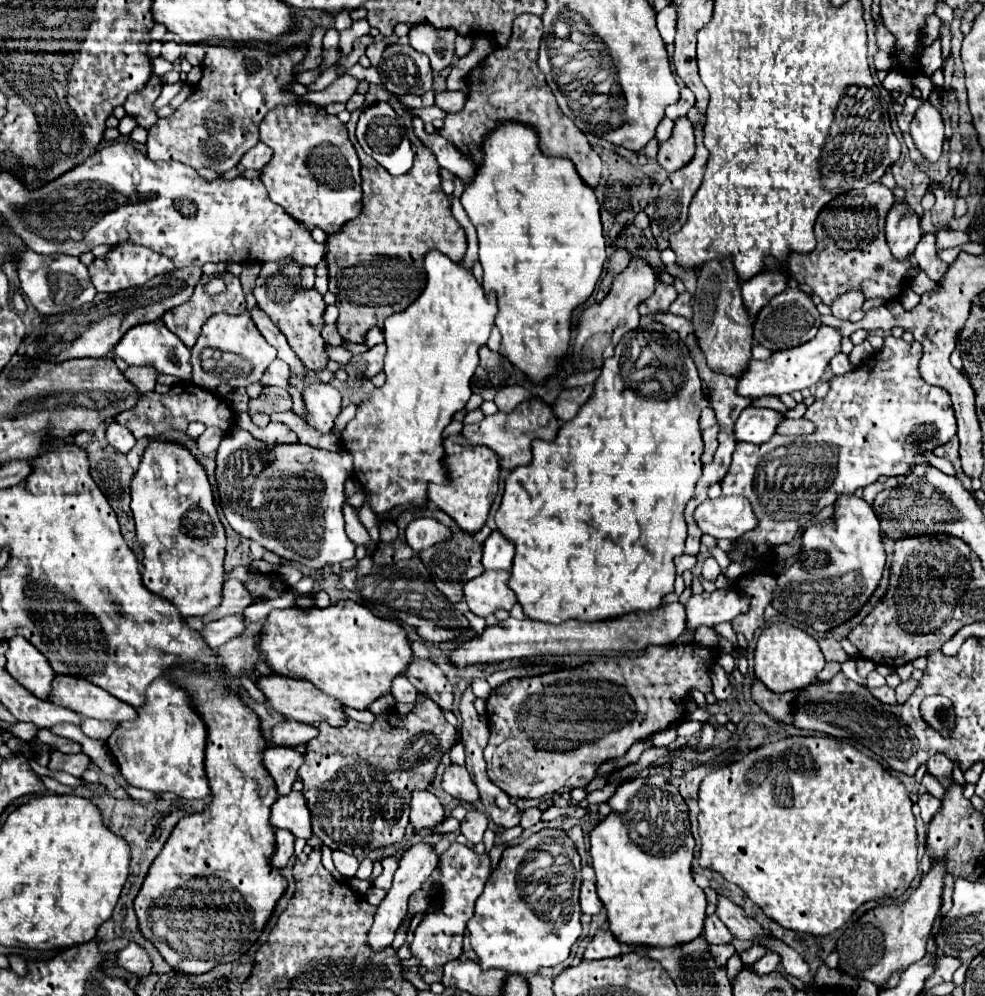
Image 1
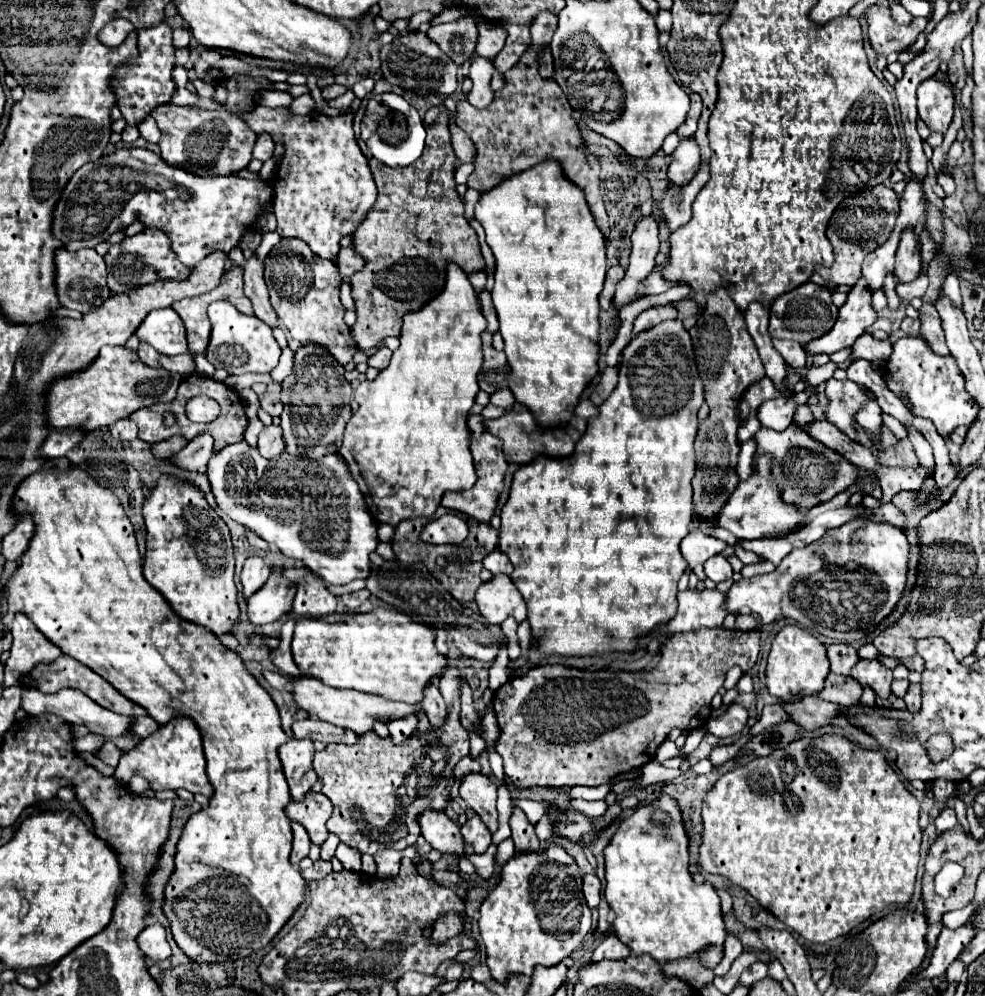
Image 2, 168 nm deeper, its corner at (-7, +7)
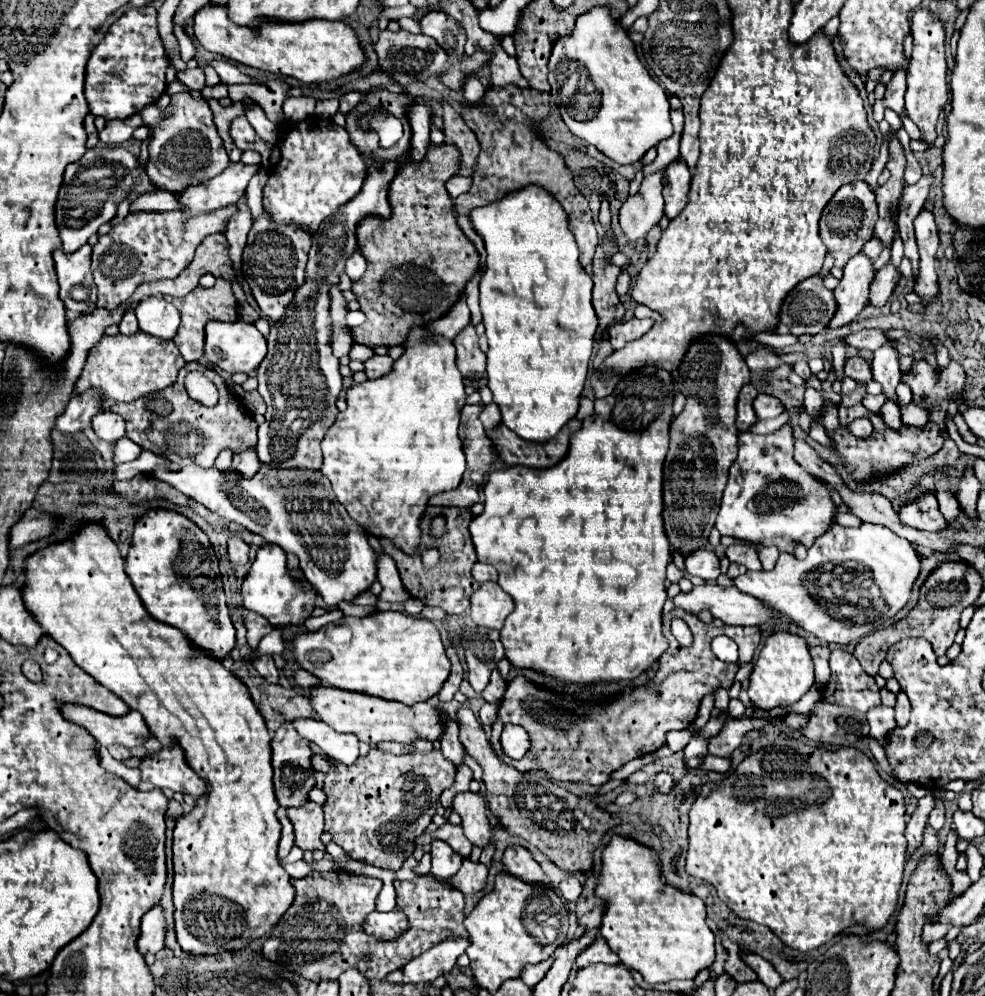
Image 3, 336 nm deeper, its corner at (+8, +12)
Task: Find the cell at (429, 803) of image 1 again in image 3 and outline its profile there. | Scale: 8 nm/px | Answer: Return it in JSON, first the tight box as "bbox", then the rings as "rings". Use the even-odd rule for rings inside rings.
{"bbox":[430,840,462,880],"rings":[[[440,840],[432,842],[430,856],[432,856],[432,874],[436,878],[448,880],[460,870],[462,858],[446,842],[440,842]]]}

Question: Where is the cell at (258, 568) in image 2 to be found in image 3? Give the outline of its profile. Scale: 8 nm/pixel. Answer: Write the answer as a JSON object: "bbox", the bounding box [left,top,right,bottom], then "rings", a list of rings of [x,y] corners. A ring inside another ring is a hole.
{"bbox":[228,536,250,564],"rings":[[[240,536],[228,538],[228,558],[234,564],[246,564],[250,560],[250,546]]]}

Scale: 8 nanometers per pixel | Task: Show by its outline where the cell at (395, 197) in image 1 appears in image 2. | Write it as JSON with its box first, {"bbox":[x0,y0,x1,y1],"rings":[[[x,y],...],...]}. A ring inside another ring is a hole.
{"bbox":[351,113,483,349],"rings":[[[441,113],[433,125],[425,125],[427,129],[427,143],[423,155],[403,169],[391,169],[377,161],[375,157],[369,159],[371,173],[375,177],[379,195],[375,205],[371,207],[371,213],[365,217],[363,225],[353,233],[351,247],[361,253],[365,259],[365,267],[351,275],[351,295],[355,299],[355,311],[357,311],[357,323],[351,327],[351,337],[361,349],[371,349],[387,335],[397,337],[401,331],[401,317],[407,311],[419,309],[423,301],[429,301],[435,297],[443,285],[445,285],[445,263],[457,263],[463,267],[465,273],[473,273],[477,269],[483,269],[483,257],[477,241],[477,233],[467,223],[463,215],[463,201],[459,193],[455,191],[455,153],[451,147],[449,137],[449,115]]]}

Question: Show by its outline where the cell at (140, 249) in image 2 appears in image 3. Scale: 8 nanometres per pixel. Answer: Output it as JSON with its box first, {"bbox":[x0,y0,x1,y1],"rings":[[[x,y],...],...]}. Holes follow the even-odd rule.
{"bbox":[92,206,236,308],"rings":[[[236,206],[220,208],[210,214],[200,216],[184,216],[184,212],[130,212],[122,222],[118,222],[106,236],[100,236],[94,252],[92,252],[92,274],[98,288],[98,308],[118,308],[120,304],[126,304],[132,296],[132,292],[148,280],[162,280],[162,278],[176,278],[192,260],[196,246],[204,240],[204,236],[214,232],[224,232],[228,226],[230,216],[236,212]]]}

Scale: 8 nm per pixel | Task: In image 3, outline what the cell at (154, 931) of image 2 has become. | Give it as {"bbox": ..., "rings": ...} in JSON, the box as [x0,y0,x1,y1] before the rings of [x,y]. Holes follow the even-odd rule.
{"bbox":[138,904,166,954],"rings":[[[156,904],[142,918],[142,928],[140,928],[140,938],[138,938],[138,950],[140,950],[140,954],[148,954],[148,952],[156,954],[158,950],[164,948],[164,940],[166,940],[164,908],[160,904]]]}

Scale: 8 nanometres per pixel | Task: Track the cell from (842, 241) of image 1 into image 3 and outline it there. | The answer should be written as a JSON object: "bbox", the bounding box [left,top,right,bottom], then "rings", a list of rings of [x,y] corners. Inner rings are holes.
{"bbox":[820,182,876,266],"rings":[[[854,182],[844,184],[828,202],[828,206],[822,212],[820,218],[820,236],[828,248],[828,252],[834,256],[836,266],[844,266],[856,252],[862,250],[862,246],[872,238],[872,228],[876,224],[876,200],[874,192],[866,182]]]}

